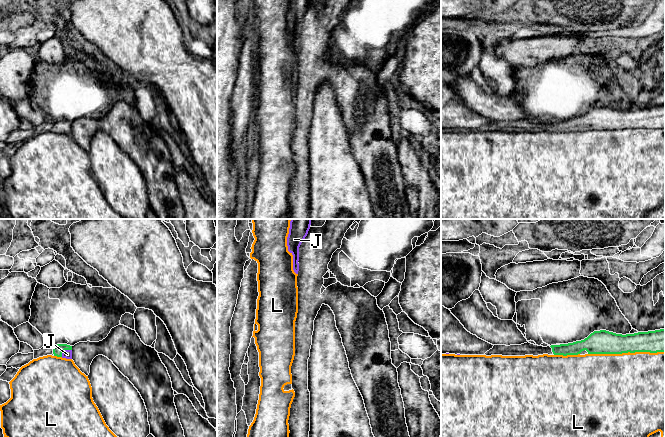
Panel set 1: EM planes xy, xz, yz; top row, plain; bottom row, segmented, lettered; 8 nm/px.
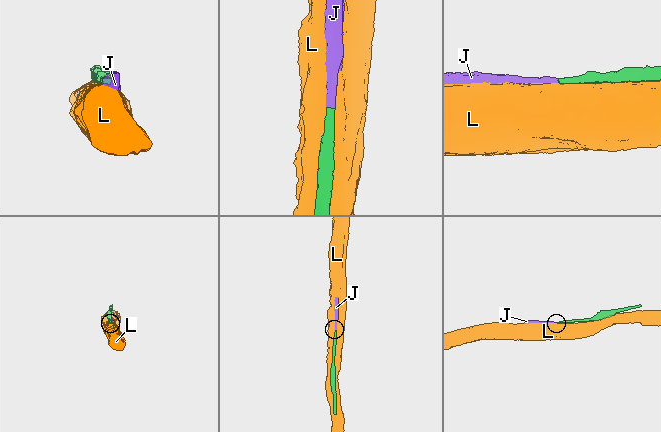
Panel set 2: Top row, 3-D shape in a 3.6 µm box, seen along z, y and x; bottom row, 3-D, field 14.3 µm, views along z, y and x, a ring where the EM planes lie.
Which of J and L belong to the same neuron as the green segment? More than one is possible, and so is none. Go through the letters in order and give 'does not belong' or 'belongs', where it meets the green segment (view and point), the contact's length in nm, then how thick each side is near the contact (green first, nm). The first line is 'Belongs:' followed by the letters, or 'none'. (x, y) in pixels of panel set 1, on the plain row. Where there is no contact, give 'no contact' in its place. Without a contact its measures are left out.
Belongs: J
J: belongs; contact xy (65, 125); length 110 nm; calibres 90 and 70 nm
L: does not belong; contact yz (626, 128); length 600 nm; calibres 190 and 500 nm

